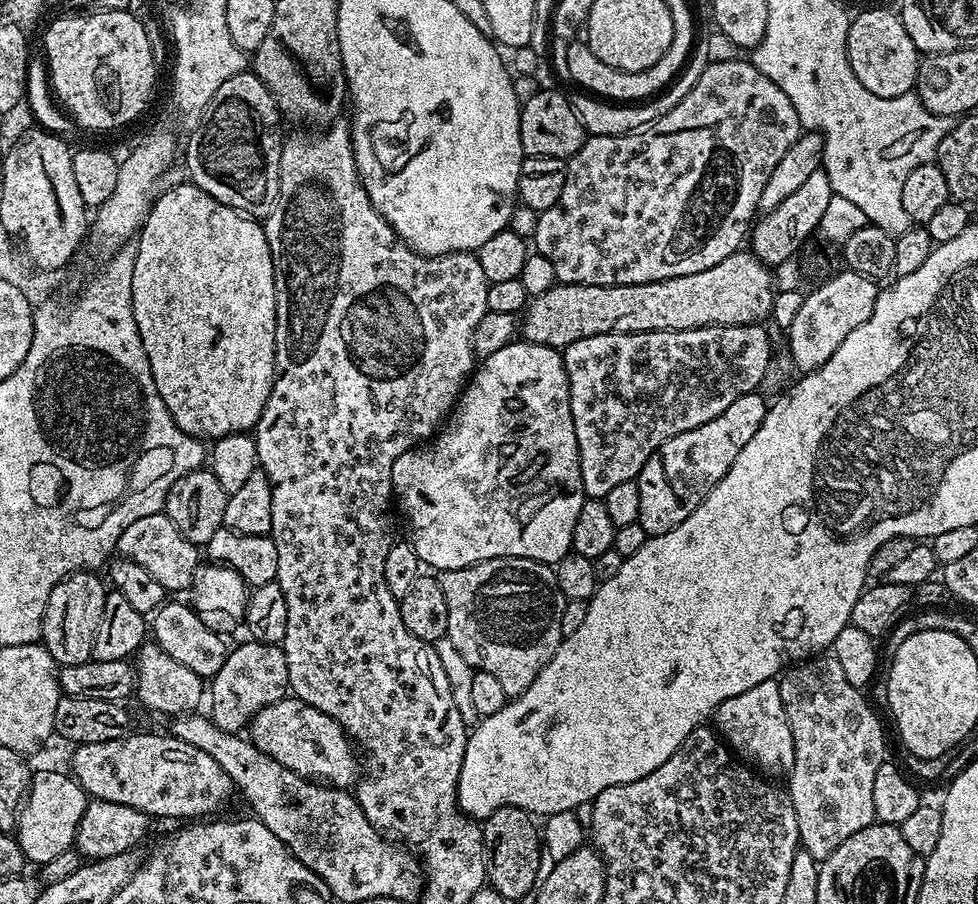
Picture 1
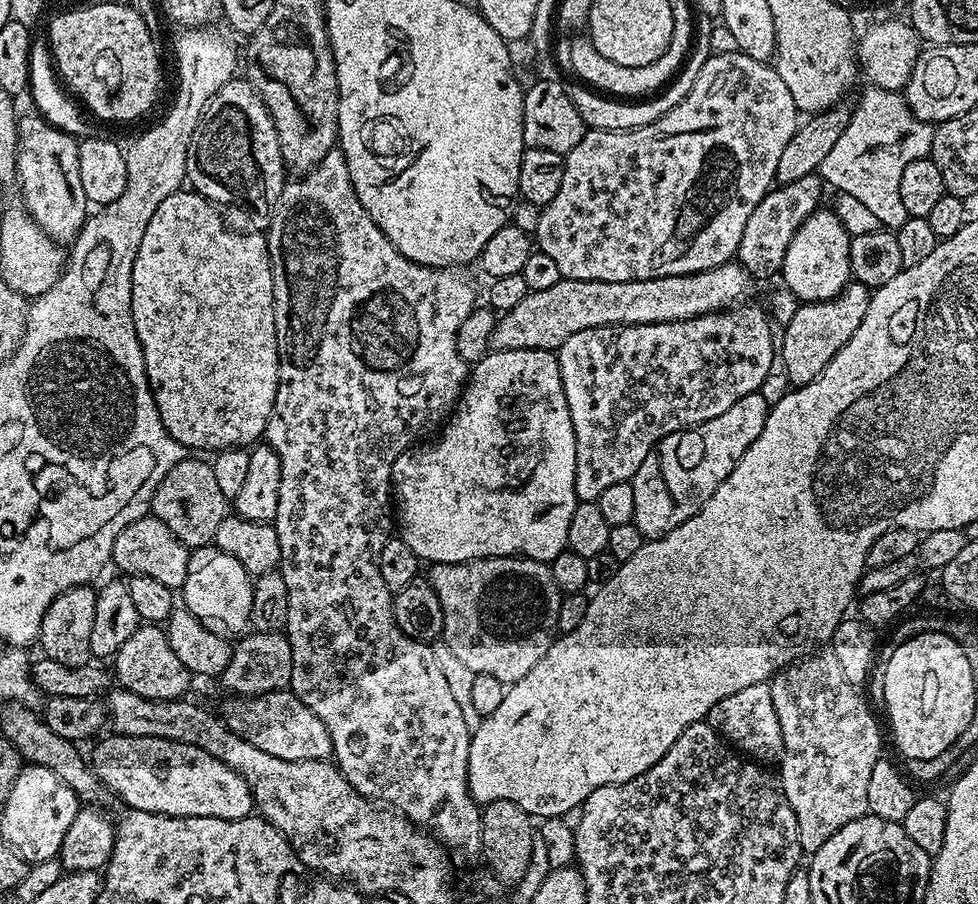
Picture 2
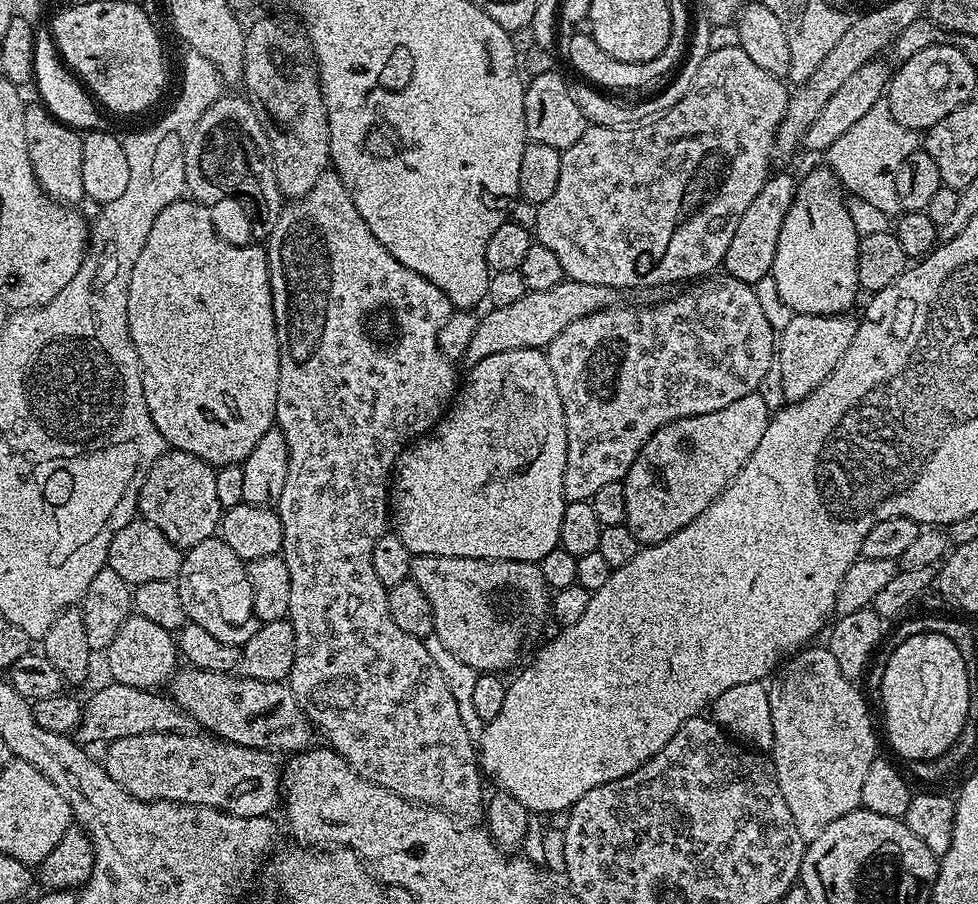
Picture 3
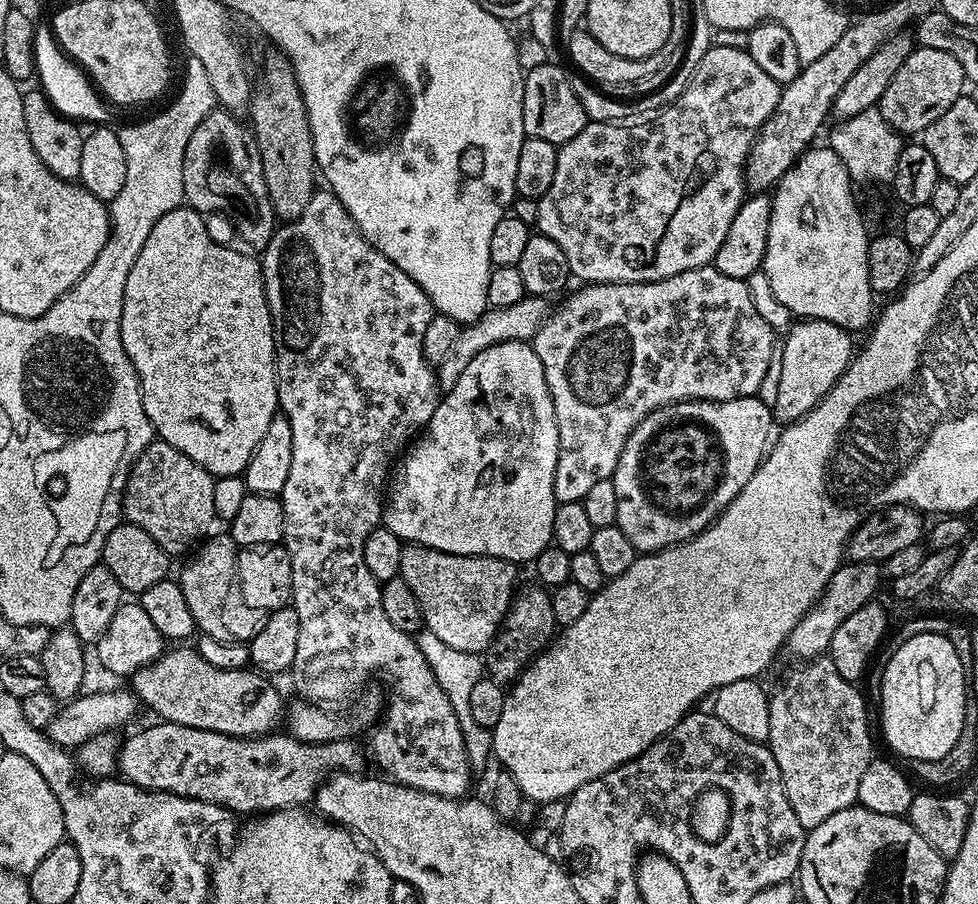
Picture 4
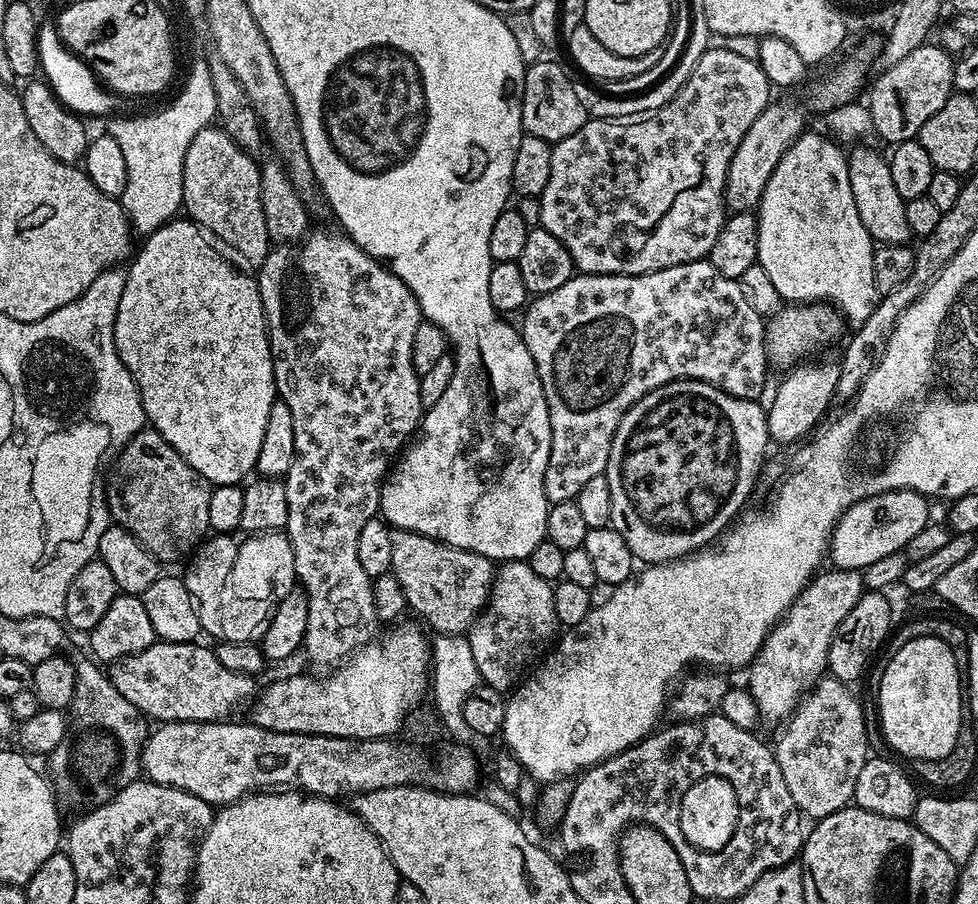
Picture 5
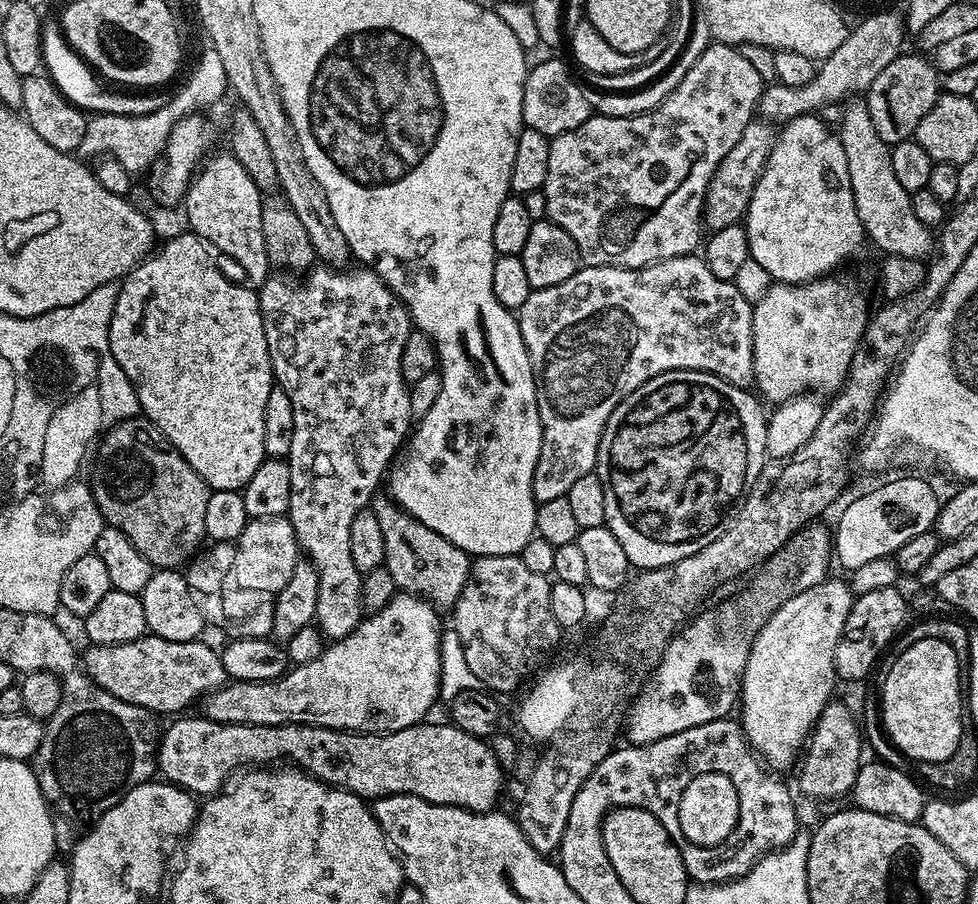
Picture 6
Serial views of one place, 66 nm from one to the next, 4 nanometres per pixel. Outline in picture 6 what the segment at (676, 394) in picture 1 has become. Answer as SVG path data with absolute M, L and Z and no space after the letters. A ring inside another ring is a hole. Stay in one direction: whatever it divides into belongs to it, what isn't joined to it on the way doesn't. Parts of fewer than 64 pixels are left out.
M699 255L679 256L669 260L660 260L645 268L615 268L614 266L598 266L589 268L582 266L566 282L558 282L558 286L534 288L532 293L522 302L518 310L520 333L532 363L532 373L536 379L536 393L538 394L538 414L542 418L542 450L538 454L538 466L534 466L534 482L532 493L537 504L551 502L553 498L567 496L570 486L578 482L586 474L590 474L596 467L598 446L602 442L602 430L610 418L612 411L638 386L642 386L650 378L670 370L702 370L722 378L739 388L751 389L756 383L754 378L754 334L752 333L752 303L742 294L738 294L735 283L731 280L714 278L710 274L710 266Z

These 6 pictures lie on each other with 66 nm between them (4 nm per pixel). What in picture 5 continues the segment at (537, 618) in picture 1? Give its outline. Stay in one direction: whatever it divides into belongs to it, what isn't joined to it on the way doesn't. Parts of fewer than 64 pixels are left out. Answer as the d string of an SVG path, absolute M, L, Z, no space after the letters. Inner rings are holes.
M397 528L390 534L391 573L398 578L402 594L406 594L408 608L416 611L432 632L459 637L467 633L484 611L494 579L493 561L482 554L467 552L449 544L443 544L417 532Z

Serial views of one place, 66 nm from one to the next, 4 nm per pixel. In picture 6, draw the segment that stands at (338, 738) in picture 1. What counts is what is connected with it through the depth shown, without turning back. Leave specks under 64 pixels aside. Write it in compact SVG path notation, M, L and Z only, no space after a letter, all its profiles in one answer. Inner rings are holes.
M145 634L134 642L122 642L114 646L91 645L87 649L89 652L83 653L82 663L88 677L100 688L114 694L114 698L127 704L142 706L153 714L161 714L160 712L180 714L188 710L183 708L190 707L194 700L199 701L214 689L221 688L229 679L220 661L220 652L212 649L208 644L203 644L202 641L203 639L197 638L186 642L170 642L161 636Z

